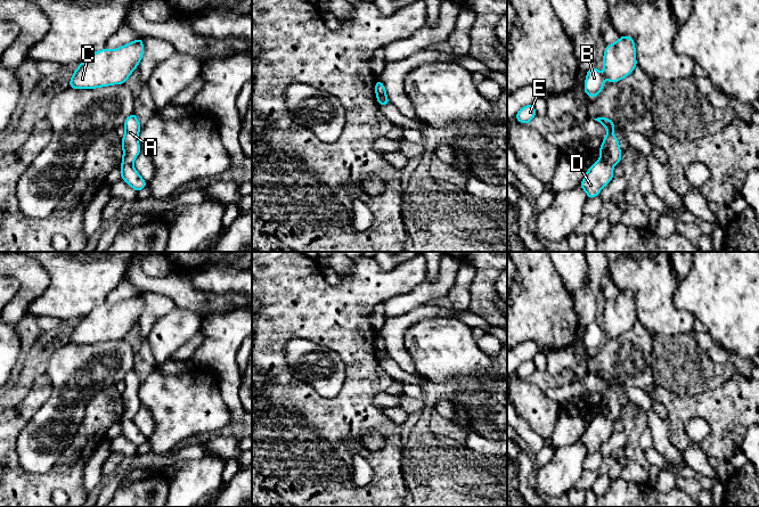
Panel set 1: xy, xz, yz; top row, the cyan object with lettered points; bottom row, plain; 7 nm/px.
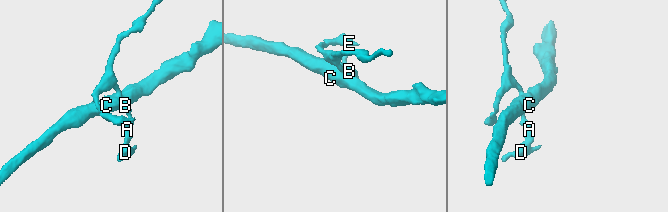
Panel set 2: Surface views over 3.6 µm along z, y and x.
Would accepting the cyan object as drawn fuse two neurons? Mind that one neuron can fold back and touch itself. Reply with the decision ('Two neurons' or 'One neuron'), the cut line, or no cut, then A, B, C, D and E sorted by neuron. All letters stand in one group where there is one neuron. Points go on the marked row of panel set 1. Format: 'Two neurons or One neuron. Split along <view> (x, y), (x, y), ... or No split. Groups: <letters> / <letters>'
Two neurons. Split along yz (601, 157), (612, 166). Groups: A B C E / D

